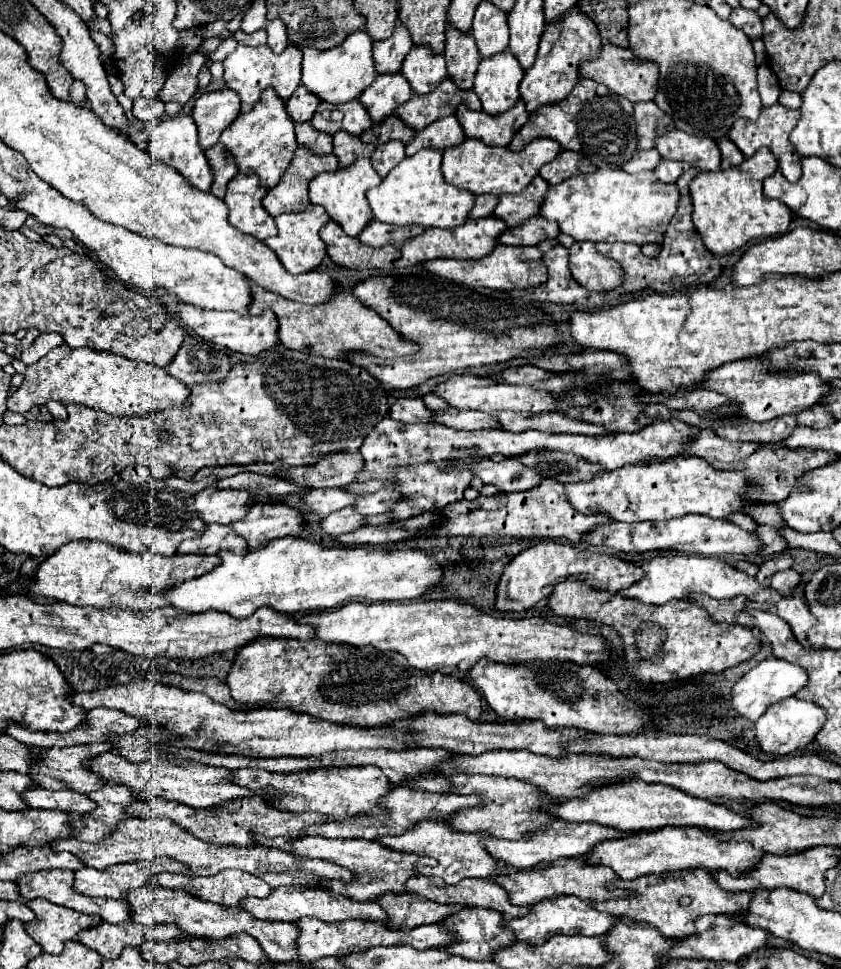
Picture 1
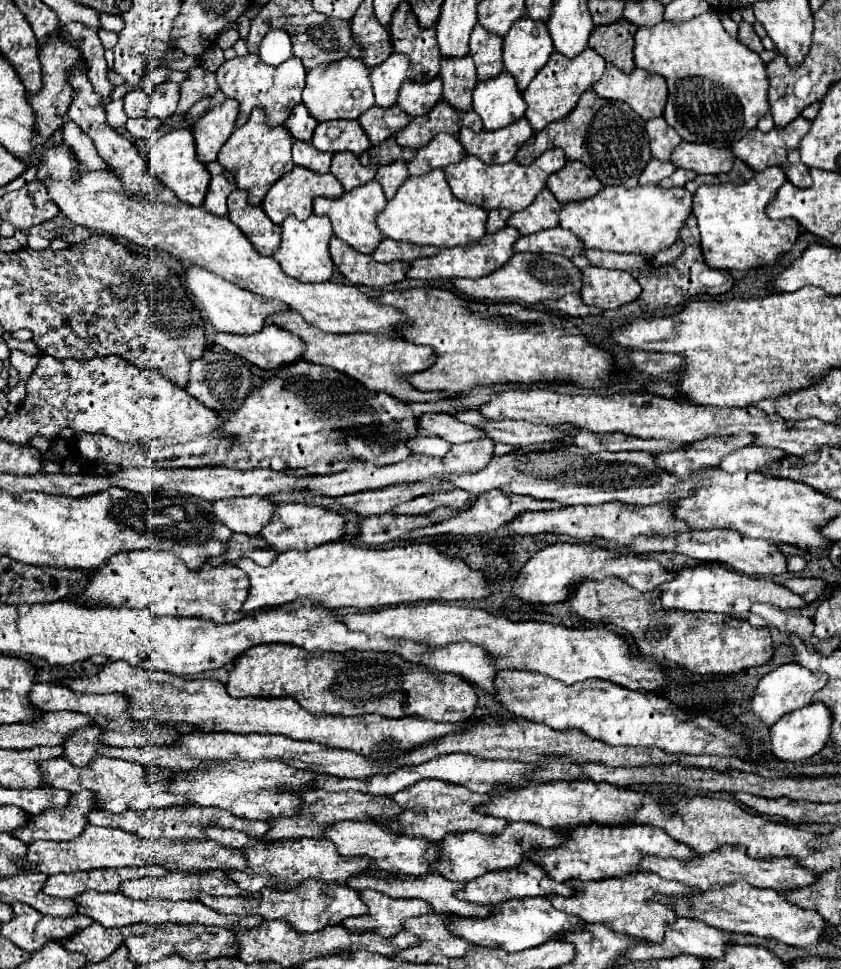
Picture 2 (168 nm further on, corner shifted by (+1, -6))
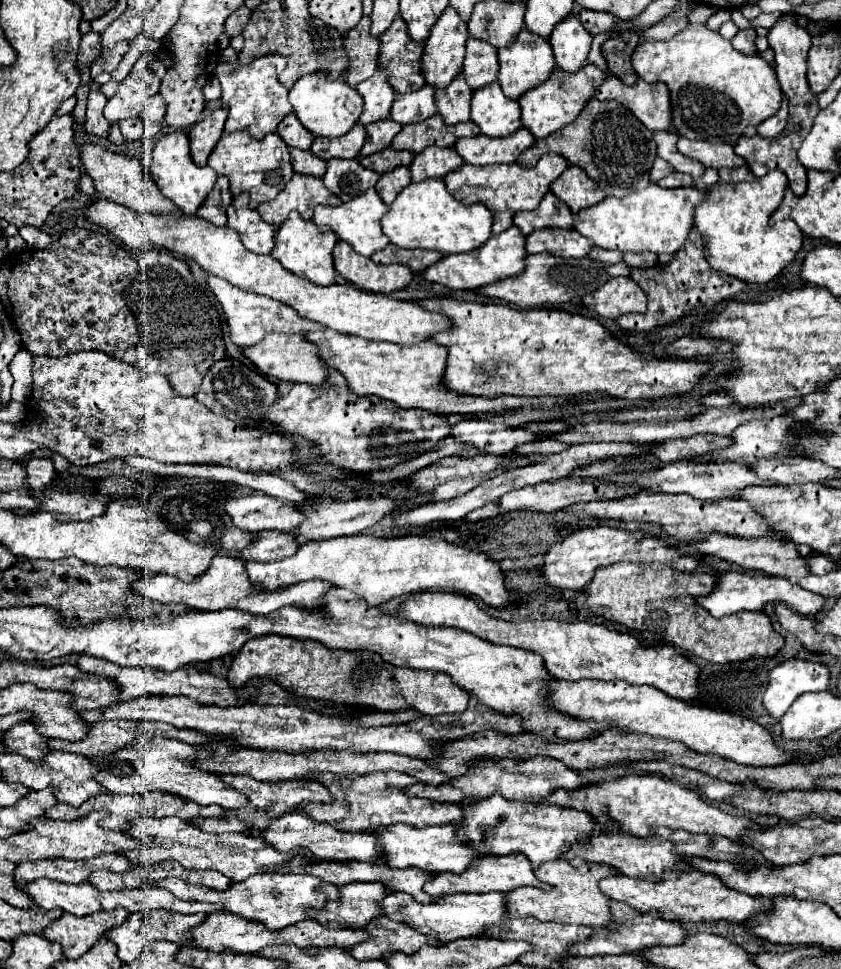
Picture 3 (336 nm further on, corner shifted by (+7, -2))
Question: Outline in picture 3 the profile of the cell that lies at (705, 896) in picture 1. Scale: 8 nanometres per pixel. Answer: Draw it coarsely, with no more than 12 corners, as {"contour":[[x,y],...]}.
{"contour":[[583,859],[541,865],[551,891],[507,893],[511,917],[611,925],[599,881],[621,871]]}

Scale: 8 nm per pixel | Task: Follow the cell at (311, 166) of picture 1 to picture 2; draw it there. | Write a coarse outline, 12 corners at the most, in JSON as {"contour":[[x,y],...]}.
{"contour":[[295,167],[267,193],[263,211],[281,225],[305,221],[313,199],[343,195],[341,183]]}

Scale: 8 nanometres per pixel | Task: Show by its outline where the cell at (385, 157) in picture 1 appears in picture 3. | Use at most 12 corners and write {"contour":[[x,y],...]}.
{"contour":[[405,165],[383,173],[377,181],[379,197],[391,205],[411,183]]}

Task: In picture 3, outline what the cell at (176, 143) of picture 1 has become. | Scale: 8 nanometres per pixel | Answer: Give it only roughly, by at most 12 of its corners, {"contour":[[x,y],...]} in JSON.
{"contour":[[183,131],[163,135],[150,176],[183,213],[193,215],[217,173],[197,167]]}

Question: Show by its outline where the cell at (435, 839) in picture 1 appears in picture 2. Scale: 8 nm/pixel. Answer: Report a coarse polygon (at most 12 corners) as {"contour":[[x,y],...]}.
{"contour":[[375,821],[327,825],[343,857],[367,857],[389,875],[425,875],[429,841]]}

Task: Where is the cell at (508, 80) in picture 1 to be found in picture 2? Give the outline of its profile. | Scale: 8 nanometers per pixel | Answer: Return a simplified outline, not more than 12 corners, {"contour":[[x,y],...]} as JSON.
{"contour":[[513,77],[481,81],[473,111],[485,131],[519,121],[527,103]]}

